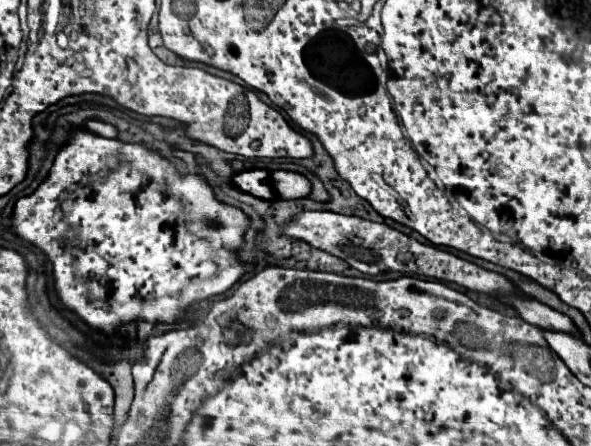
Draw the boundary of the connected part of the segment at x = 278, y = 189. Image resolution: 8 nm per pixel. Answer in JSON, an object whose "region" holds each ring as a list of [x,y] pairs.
{"region":[[[277,170],[277,172],[271,172],[269,176],[271,176],[271,188],[275,190],[277,198],[281,198],[281,200],[305,198],[311,192],[309,180],[297,172]]]}

